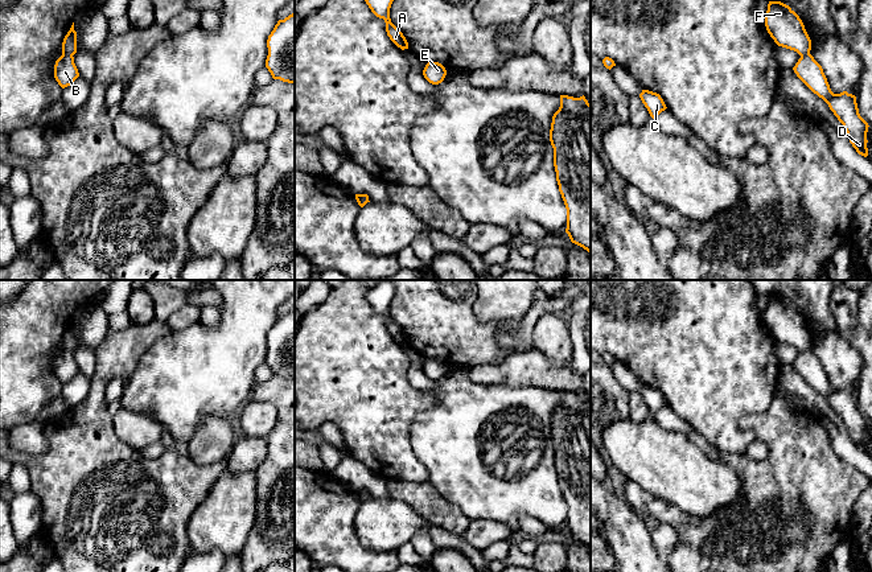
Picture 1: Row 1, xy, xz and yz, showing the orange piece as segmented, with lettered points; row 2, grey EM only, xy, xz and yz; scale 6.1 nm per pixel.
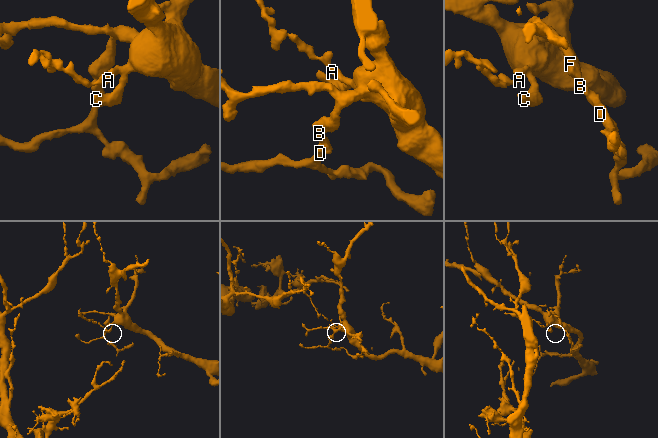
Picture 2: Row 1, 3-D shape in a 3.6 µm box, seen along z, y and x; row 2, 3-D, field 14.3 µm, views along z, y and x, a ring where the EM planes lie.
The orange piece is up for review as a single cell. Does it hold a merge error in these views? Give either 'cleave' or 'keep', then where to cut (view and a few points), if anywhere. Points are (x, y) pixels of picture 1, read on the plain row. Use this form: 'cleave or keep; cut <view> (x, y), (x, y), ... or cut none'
cleave; cut xy (62, 349), (72, 352)

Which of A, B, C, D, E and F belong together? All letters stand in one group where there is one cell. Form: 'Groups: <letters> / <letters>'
Groups: A C E F / B D

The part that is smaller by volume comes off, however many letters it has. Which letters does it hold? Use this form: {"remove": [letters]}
{"remove": ["B", "D"]}

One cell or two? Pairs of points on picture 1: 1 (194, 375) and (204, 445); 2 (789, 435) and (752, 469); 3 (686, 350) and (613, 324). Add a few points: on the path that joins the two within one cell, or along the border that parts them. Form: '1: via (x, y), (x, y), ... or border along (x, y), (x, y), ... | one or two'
1: border along (227, 416), (206, 416), (186, 444) | two
2: via (786, 447), (764, 469) | one
3: via (667, 332), (659, 326), (632, 324) | one

